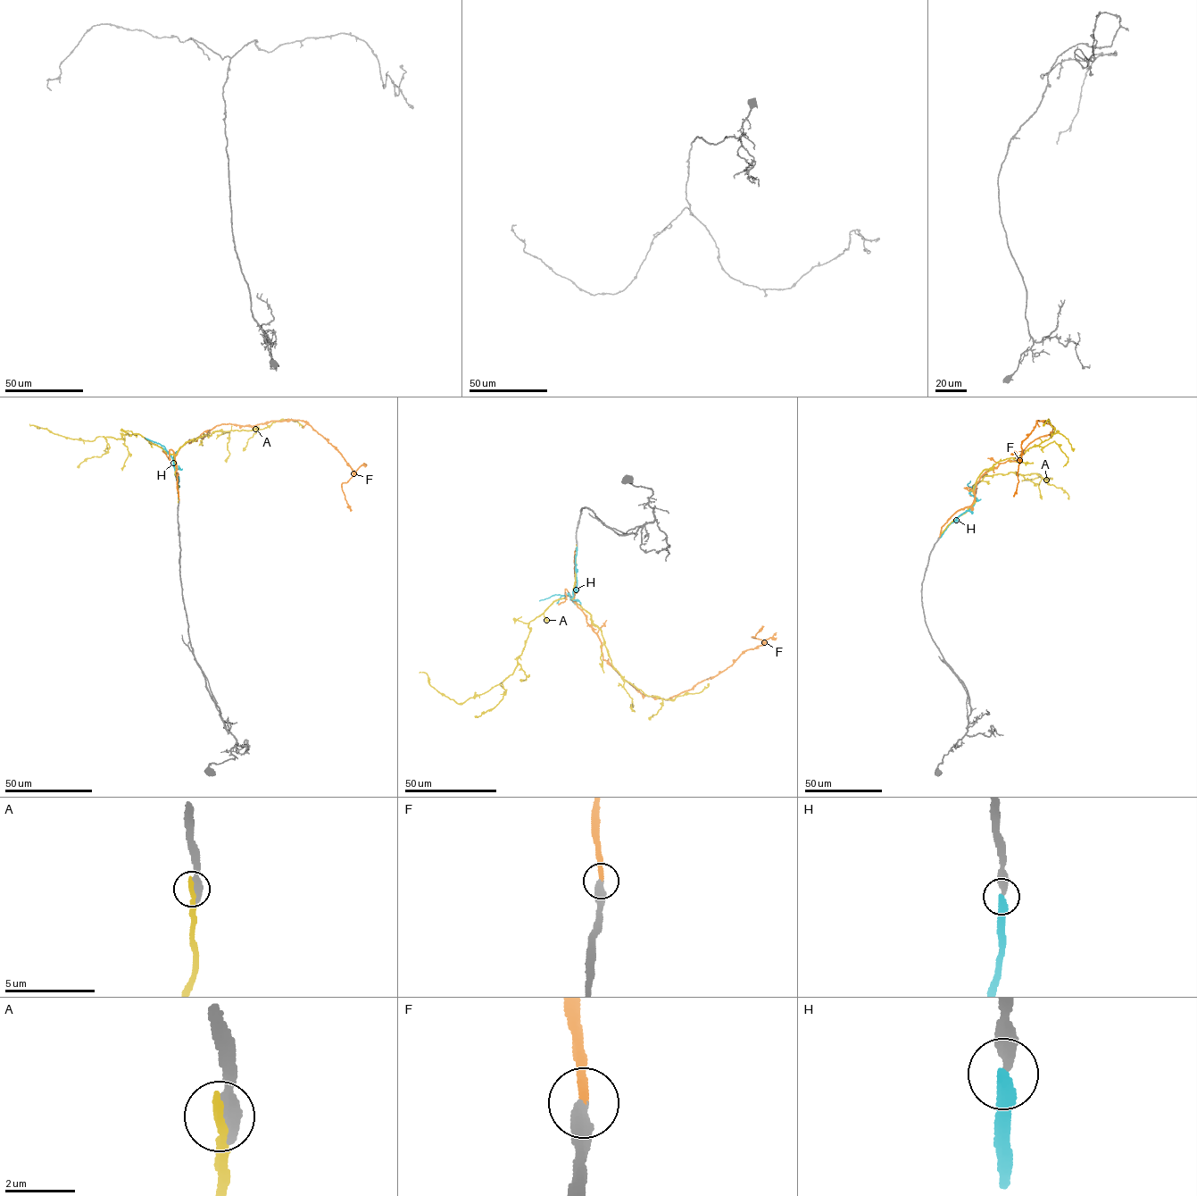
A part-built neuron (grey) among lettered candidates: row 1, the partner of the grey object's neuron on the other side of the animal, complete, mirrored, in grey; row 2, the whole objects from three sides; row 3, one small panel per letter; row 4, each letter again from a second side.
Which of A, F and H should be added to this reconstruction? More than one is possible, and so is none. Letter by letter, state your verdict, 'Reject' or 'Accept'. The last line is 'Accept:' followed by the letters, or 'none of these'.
A: Reject
F: Accept
H: Reject
Accept: F

